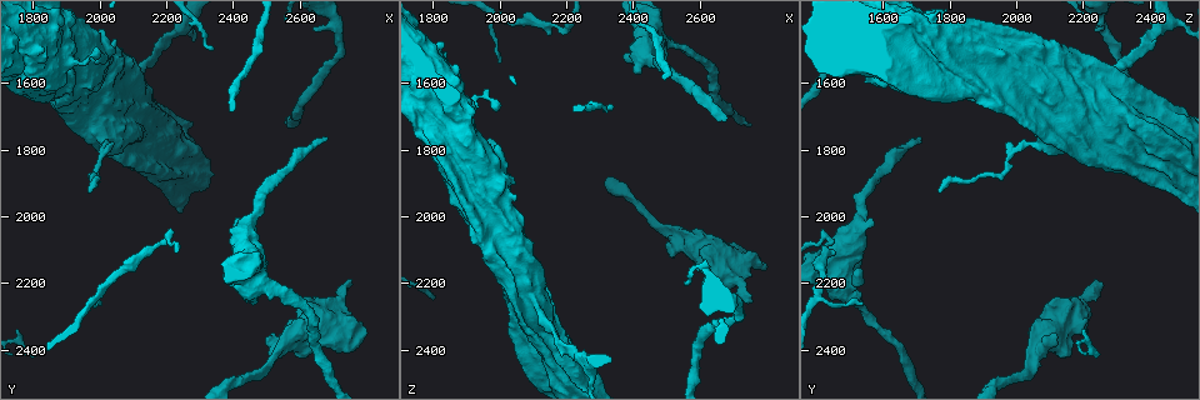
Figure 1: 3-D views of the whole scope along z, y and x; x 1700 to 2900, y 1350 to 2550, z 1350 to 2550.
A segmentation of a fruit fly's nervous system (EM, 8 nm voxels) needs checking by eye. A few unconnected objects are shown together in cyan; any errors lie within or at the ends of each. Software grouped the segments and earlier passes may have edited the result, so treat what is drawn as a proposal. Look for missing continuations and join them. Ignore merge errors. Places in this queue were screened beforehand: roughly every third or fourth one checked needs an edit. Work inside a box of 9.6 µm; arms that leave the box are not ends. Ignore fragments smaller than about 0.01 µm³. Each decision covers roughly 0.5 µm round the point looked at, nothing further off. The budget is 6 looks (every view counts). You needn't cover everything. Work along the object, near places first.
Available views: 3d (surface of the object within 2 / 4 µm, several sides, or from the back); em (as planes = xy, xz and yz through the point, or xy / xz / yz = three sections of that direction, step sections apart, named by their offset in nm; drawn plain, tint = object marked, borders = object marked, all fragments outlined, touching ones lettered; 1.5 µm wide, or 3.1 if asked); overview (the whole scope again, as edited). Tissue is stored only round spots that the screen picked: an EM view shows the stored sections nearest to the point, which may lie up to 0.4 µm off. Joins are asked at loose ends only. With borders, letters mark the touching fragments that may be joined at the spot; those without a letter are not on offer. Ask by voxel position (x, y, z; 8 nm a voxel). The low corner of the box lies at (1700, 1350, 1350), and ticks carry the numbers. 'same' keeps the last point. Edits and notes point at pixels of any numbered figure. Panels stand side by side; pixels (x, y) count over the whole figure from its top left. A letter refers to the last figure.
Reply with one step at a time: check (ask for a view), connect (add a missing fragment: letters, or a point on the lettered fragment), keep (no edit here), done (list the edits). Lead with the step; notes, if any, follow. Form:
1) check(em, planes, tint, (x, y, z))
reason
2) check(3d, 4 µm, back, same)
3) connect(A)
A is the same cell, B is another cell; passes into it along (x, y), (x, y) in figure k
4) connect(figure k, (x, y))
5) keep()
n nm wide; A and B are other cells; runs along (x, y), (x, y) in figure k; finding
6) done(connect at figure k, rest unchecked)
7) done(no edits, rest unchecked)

check(em, yz, step 4, tint, (2690, 1760, 1710))
long arm stops here

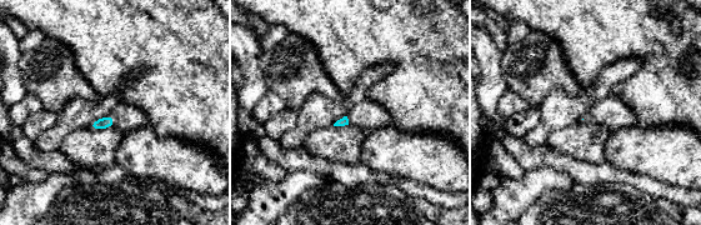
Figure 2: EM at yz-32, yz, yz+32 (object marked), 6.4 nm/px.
check(em, planes, tint, same)
cut it another way

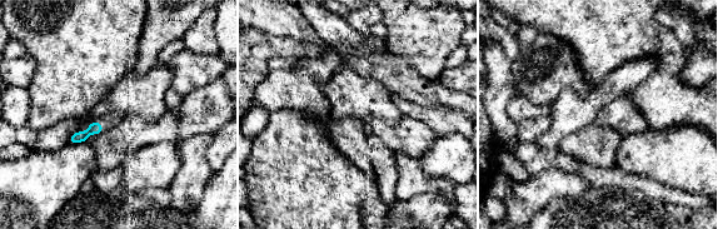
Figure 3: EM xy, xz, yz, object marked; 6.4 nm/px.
check(em, planes, borders, same)

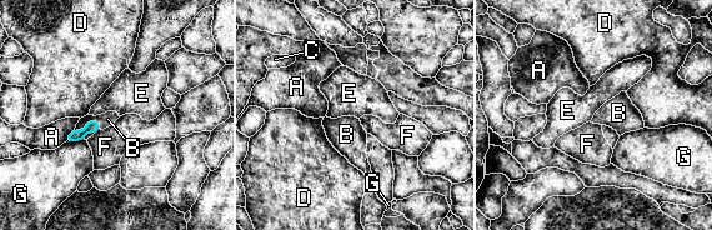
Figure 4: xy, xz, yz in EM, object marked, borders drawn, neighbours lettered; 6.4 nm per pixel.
connect(B)
B touches over 180 nm; B is the same cell, A, C, D, E, F and G are other cells; passes into it along (91, 125), (86, 123), (108, 119) in figure 4; the neuron continues

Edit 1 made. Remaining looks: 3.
check(3d, 2 µm, (2640, 1440, 2250))
branch stops here

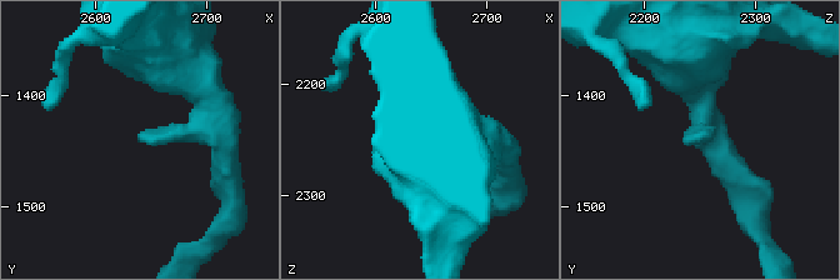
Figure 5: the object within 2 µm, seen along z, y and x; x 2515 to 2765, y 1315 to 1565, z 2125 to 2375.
check(em, planes, borders, (2638, 1438, 2254))

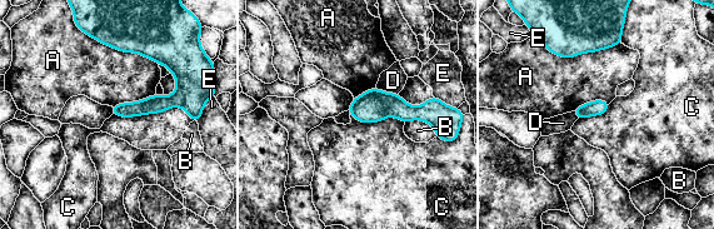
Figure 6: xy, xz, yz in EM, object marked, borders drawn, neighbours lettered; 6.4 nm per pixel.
keep()
A, B, C, D and E are other cells; runs along (110, 35), (161, 58), (178, 76), (184, 104) in figure 6; none of them fits

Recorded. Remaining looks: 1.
done(connect at figure 4, rest unchecked)

